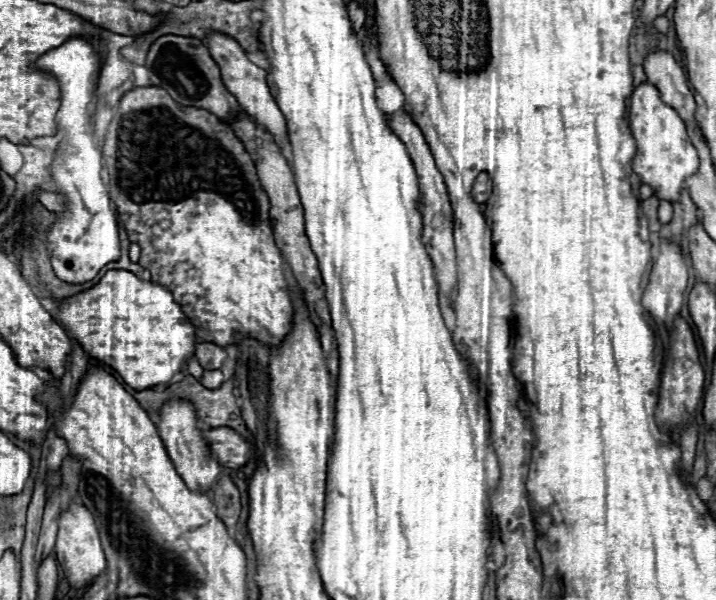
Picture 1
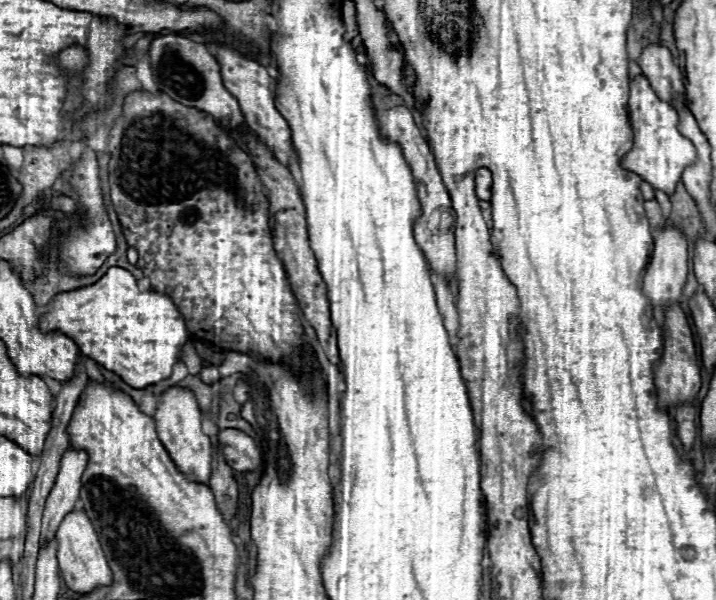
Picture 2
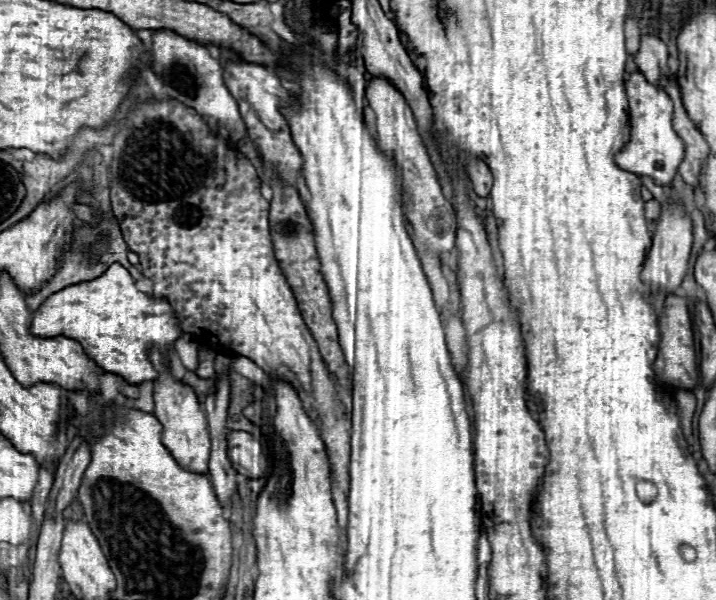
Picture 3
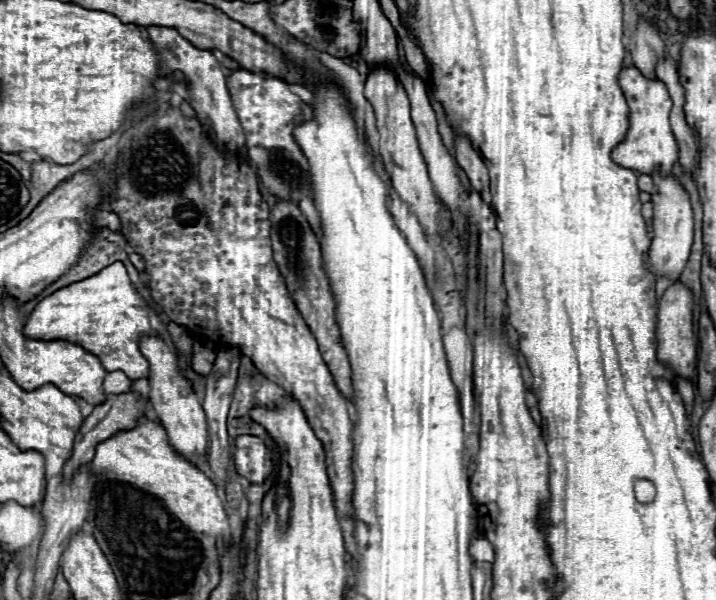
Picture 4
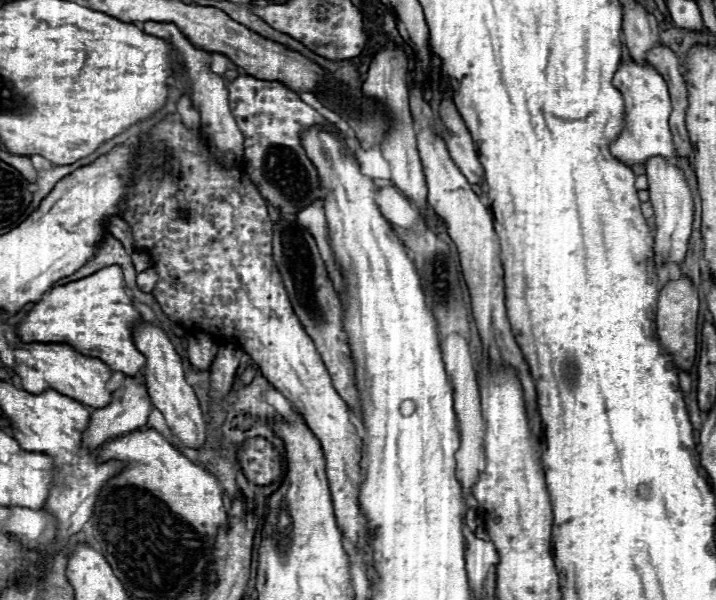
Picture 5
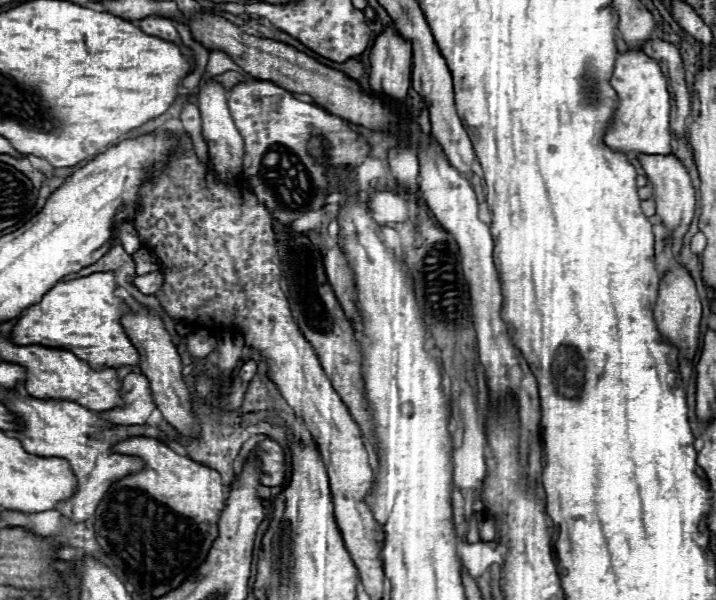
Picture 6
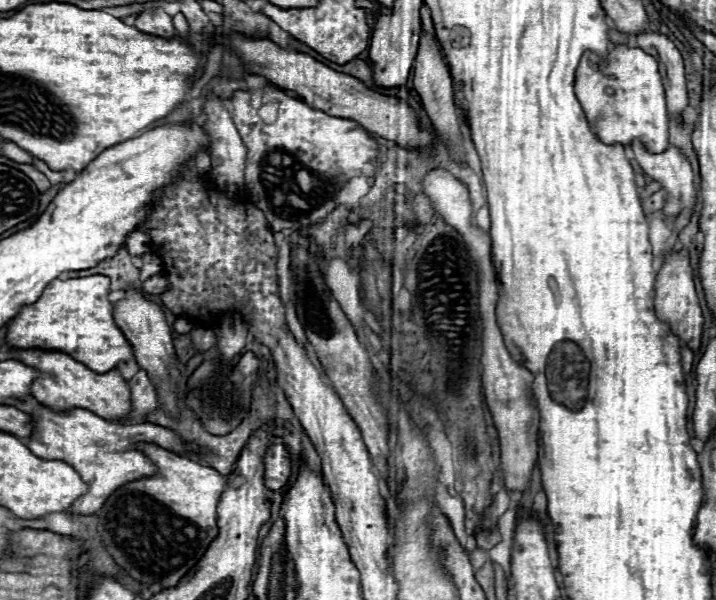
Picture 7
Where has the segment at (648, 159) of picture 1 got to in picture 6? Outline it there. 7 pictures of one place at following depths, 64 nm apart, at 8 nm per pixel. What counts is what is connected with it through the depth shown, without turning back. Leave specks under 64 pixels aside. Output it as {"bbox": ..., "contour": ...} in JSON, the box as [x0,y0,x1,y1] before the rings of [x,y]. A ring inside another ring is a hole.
{"bbox":[604,52,670,156],"contour":[[[626,52],[616,56],[614,74],[612,74],[612,88],[618,92],[620,106],[614,114],[614,122],[604,136],[604,142],[622,154],[664,154],[668,156],[670,150],[670,94],[666,88],[666,80],[660,72],[660,66],[654,60],[648,60],[644,52]]]}

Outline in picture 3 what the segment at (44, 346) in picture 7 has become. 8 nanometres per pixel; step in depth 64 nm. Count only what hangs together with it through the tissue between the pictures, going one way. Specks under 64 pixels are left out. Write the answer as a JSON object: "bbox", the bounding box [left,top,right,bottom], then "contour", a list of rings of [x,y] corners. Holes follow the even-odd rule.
{"bbox":[30,264,182,384],"contour":[[[112,264],[100,278],[90,280],[90,282],[82,282],[82,284],[74,284],[68,286],[56,294],[52,294],[36,312],[30,332],[42,338],[50,338],[50,336],[66,336],[72,338],[76,342],[82,344],[84,352],[106,372],[118,374],[122,376],[128,384],[142,384],[142,382],[152,382],[158,378],[158,372],[154,370],[154,364],[150,360],[150,352],[152,352],[152,344],[154,348],[160,352],[162,360],[166,364],[170,364],[170,348],[174,346],[174,342],[182,336],[180,330],[180,322],[174,316],[172,306],[168,304],[168,300],[164,298],[154,298],[148,296],[144,292],[138,292],[134,286],[134,278],[130,276],[130,272],[120,266],[120,264]]]}

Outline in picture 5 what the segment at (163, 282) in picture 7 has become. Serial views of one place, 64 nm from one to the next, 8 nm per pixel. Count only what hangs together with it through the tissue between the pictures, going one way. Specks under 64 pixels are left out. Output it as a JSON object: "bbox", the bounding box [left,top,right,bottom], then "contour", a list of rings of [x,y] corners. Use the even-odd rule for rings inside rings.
{"bbox":[136,268,158,292],"contour":[[[148,268],[148,270],[144,270],[144,272],[140,272],[140,274],[138,274],[136,284],[138,284],[138,288],[140,288],[140,290],[144,290],[144,292],[152,292],[152,288],[154,288],[156,280],[158,280],[156,272],[152,272],[152,268]]]}

